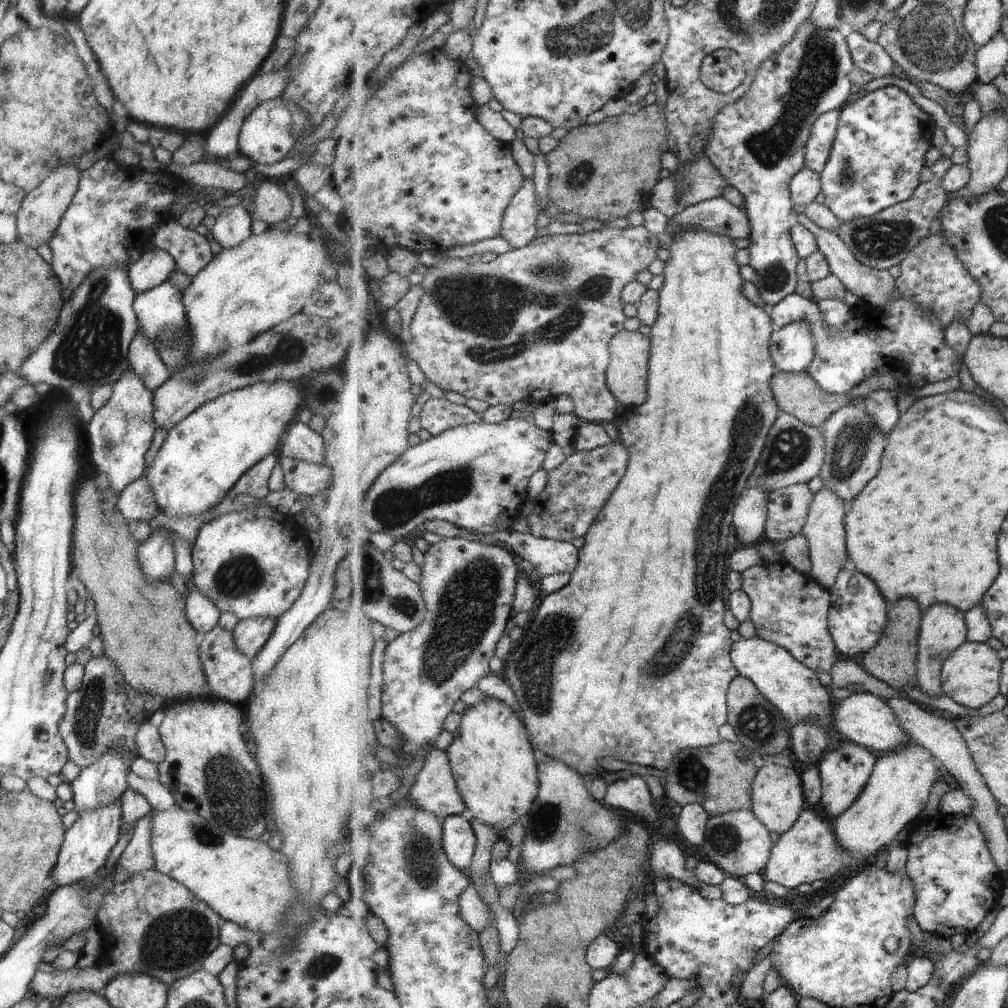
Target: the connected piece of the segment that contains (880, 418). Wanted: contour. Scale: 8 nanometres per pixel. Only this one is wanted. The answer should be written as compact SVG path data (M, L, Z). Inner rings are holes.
M877 389L863 397L863 402L875 424L888 436L902 415L897 408L896 394L887 389Z

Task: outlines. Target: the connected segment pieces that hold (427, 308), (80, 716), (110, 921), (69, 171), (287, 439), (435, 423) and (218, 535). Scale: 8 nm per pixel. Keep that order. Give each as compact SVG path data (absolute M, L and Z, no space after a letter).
M717 197L716 199L709 199L696 205L689 205L685 209L681 209L678 213L670 218L667 225L667 232L662 235L652 233L646 226L631 227L625 229L607 227L598 230L588 231L584 233L574 234L546 234L542 237L533 239L531 244L526 245L520 249L512 249L507 253L498 255L494 261L490 263L483 263L477 261L470 262L469 259L454 259L445 256L444 252L438 252L438 262L427 268L428 273L424 274L421 286L423 294L419 302L418 308L410 323L409 331L411 332L412 341L409 343L401 343L407 358L412 359L417 366L425 374L427 380L435 384L443 391L459 393L467 398L477 398L487 402L489 406L497 405L511 405L513 406L519 401L528 401L535 403L541 400L550 398L557 398L566 394L572 398L574 402L574 412L584 421L594 422L612 422L616 423L619 419L619 414L616 413L621 404L615 398L614 393L607 384L606 372L610 366L611 353L610 342L615 335L623 330L625 324L626 311L625 305L622 303L622 290L630 282L638 280L638 274L641 271L646 271L655 259L659 248L669 248L669 244L673 242L673 236L681 231L707 231L710 233L717 233L724 237L735 238L750 238L752 231L749 217L743 208L733 206L729 200L724 197Z
M105 655L92 656L84 664L82 679L81 686L66 696L66 709L58 726L68 760L81 769L88 767L117 740L130 757L136 758L135 733L143 723L148 722L155 710L164 707L162 698L151 693L135 692L116 664Z
M154 868L133 873L121 883L111 885L102 896L98 911L95 913L95 926L100 933L101 958L98 966L85 970L77 966L60 972L37 971L30 980L30 989L38 997L49 999L63 996L79 989L101 992L111 977L124 972L147 973L166 985L182 976L187 976L201 969L201 962L222 941L219 938L223 920L212 908L192 895L183 884L167 875L157 872Z
M63 159L52 173L49 173L33 190L26 193L21 199L16 214L16 233L23 244L36 249L39 245L48 242L61 220L61 215L74 196L79 177L80 173L77 172L76 167L69 165L67 160Z
M294 420L280 437L278 457L291 457L305 462L324 464L324 440L320 433Z
M430 397L422 406L419 417L420 426L433 437L461 425L482 421L482 415L471 410L469 406L455 404L444 397L441 399Z
M253 507L242 509L240 512L232 511L221 515L205 523L197 532L197 537L192 547L192 573L187 580L187 584L193 589L202 592L221 612L231 612L238 620L253 618L258 616L277 618L284 610L287 610L291 603L299 596L301 589L304 587L308 568L311 563L311 547L314 539L307 535L301 526L295 522L294 518L287 515L281 515L278 510L269 507Z

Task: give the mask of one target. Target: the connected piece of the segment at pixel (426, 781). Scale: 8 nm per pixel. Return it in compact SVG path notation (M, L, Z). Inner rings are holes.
M433 748L425 756L409 796L416 807L423 807L443 817L463 815L469 820L472 816L459 790L446 751Z

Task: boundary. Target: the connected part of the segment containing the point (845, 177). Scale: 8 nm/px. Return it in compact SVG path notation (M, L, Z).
M887 85L875 89L840 108L838 131L830 150L830 159L822 176L822 189L827 205L843 222L867 218L909 200L922 183L921 170L926 166L926 154L933 147L936 120L919 106L902 88Z

